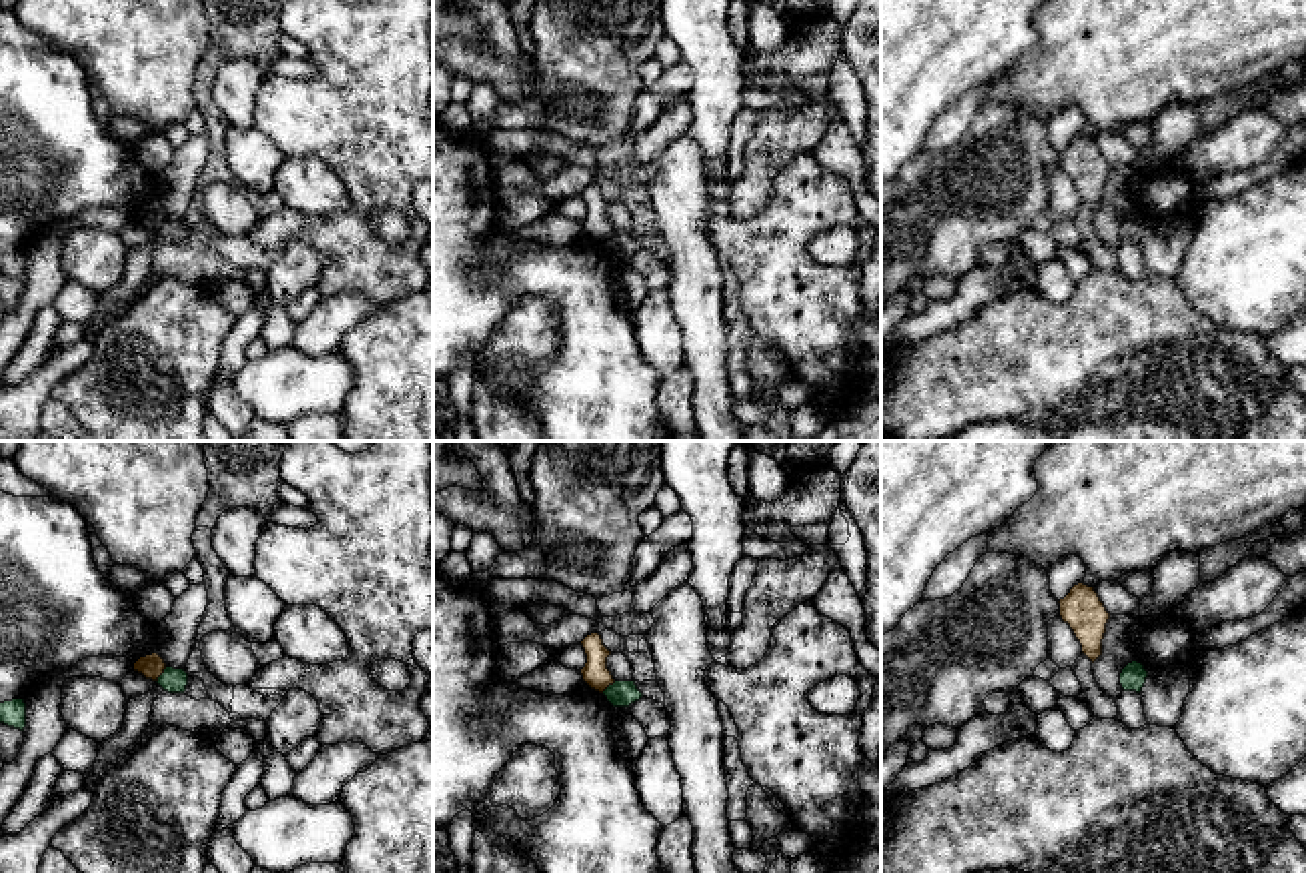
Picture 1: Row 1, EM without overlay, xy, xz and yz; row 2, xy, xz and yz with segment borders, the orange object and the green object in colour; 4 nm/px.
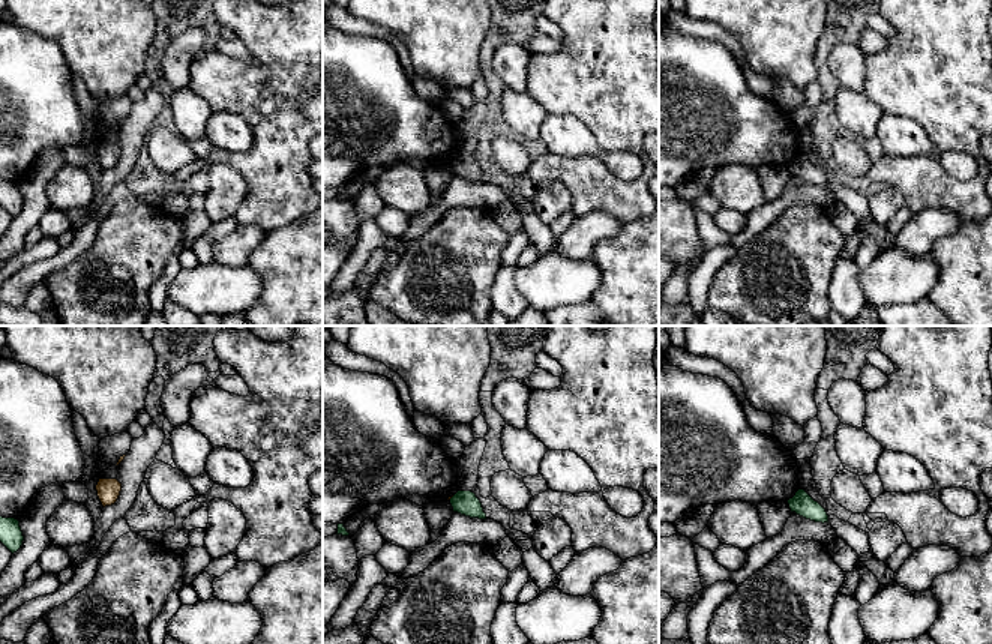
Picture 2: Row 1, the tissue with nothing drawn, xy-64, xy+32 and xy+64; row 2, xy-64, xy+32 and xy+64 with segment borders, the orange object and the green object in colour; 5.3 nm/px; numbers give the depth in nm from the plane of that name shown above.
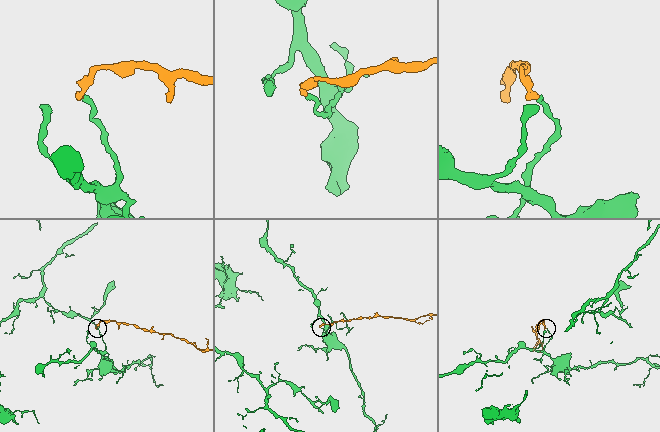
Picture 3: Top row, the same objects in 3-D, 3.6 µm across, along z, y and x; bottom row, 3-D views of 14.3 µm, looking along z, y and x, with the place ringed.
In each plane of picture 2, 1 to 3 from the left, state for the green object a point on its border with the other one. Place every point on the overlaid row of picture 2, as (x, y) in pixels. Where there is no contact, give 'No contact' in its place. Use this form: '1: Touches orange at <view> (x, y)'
1: No contact
2: Touches orange at xy+32 (450, 497)
3: No contact

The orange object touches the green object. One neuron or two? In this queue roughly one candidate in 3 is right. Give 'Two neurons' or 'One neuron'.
Two neurons

